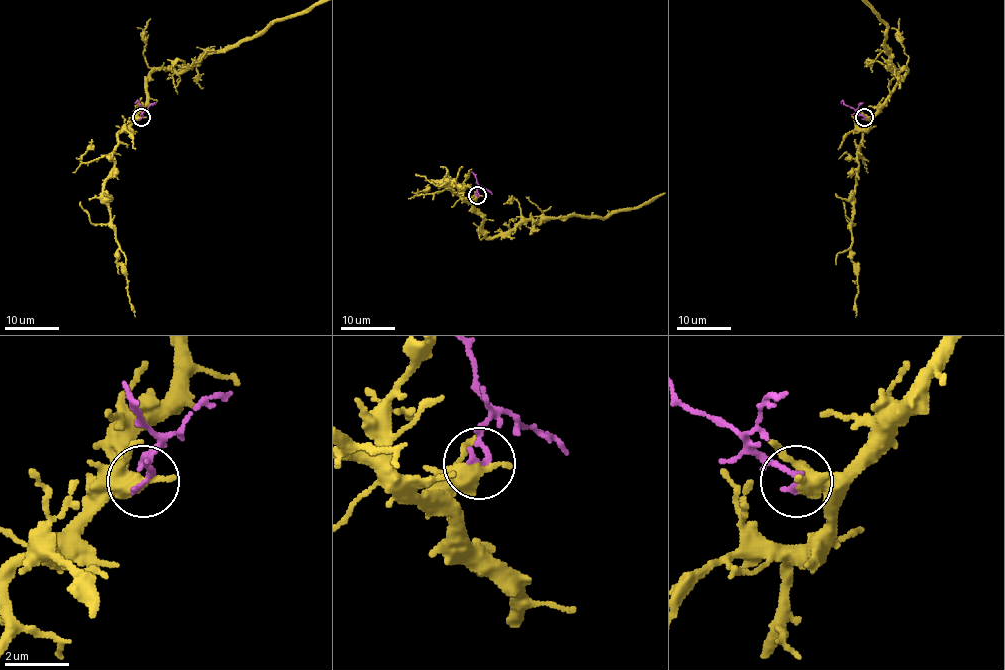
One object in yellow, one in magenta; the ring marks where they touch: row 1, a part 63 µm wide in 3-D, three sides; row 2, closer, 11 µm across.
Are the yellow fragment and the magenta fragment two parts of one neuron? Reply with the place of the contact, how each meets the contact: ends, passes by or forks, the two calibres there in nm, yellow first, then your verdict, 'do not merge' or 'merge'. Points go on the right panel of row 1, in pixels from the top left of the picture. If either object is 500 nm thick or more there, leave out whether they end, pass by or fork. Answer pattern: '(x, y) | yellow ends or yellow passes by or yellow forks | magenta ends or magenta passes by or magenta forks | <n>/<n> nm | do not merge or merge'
(864, 117) | yellow passes by | magenta ends | 420/200 nm | do not merge

